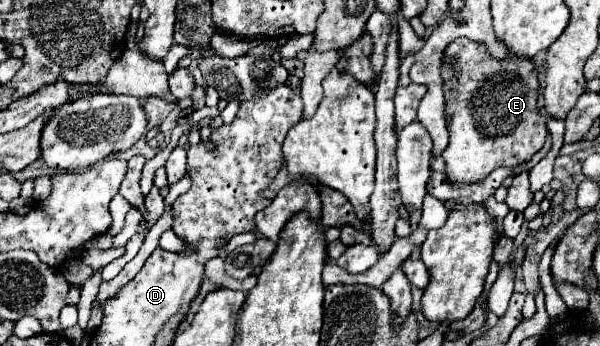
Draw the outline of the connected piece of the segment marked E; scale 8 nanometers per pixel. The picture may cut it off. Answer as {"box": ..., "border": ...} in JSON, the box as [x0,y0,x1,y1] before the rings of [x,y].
{"box":[443,37,547,185],"border":[[[463,37],[449,43],[445,57],[461,69],[459,77],[451,77],[443,59],[445,117],[449,121],[449,145],[443,151],[443,159],[447,161],[449,181],[459,185],[479,183],[497,167],[527,163],[543,147],[547,137],[547,121],[537,113],[539,77],[533,61],[513,53],[507,61],[495,61],[483,45]]]}

